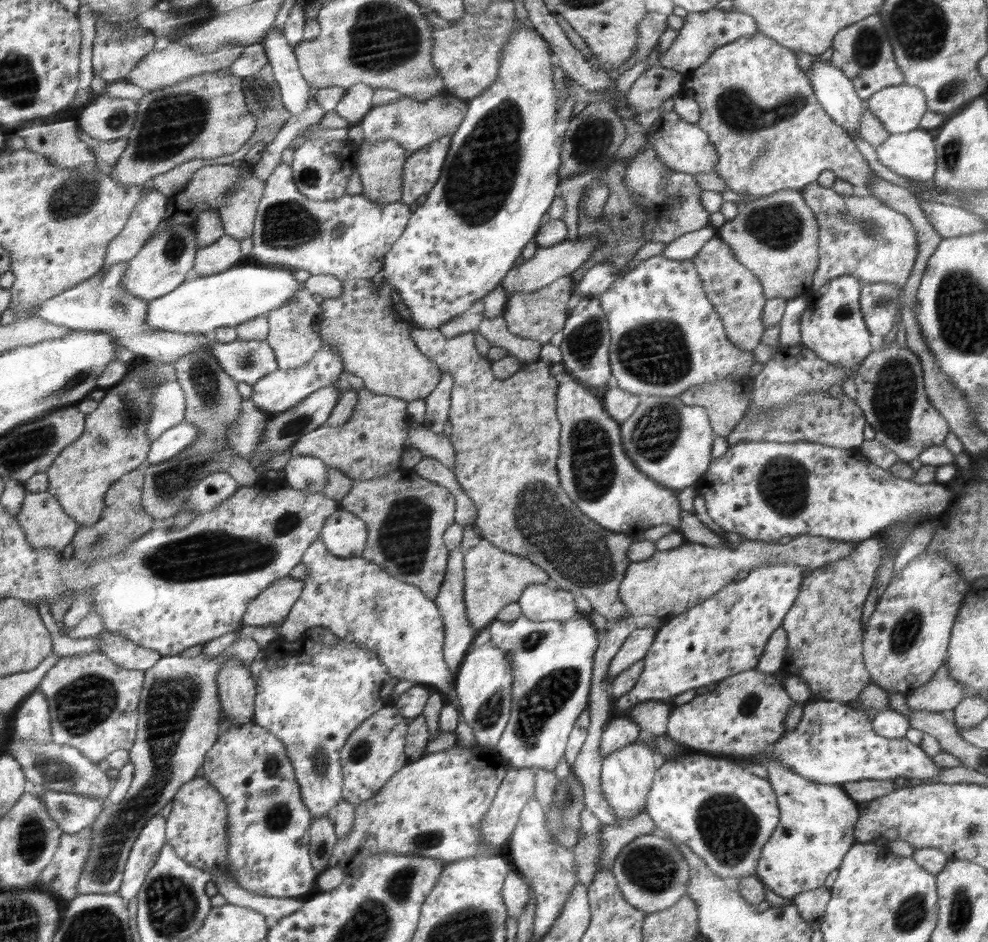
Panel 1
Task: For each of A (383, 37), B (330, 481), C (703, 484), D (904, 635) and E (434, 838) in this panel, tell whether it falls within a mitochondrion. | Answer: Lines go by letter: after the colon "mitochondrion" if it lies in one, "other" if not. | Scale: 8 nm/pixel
A: mitochondrion
B: other
C: other
D: mitochondrion
E: mitochondrion

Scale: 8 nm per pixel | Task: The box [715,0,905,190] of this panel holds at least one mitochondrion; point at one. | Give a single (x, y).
(869, 42)

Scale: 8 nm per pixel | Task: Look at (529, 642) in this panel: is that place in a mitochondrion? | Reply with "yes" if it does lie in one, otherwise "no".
yes

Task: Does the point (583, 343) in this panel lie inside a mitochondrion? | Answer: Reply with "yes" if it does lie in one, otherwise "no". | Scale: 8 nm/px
yes

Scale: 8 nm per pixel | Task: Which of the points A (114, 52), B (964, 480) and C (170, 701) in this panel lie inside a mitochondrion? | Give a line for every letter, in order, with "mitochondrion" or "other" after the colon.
A: other
B: other
C: mitochondrion

